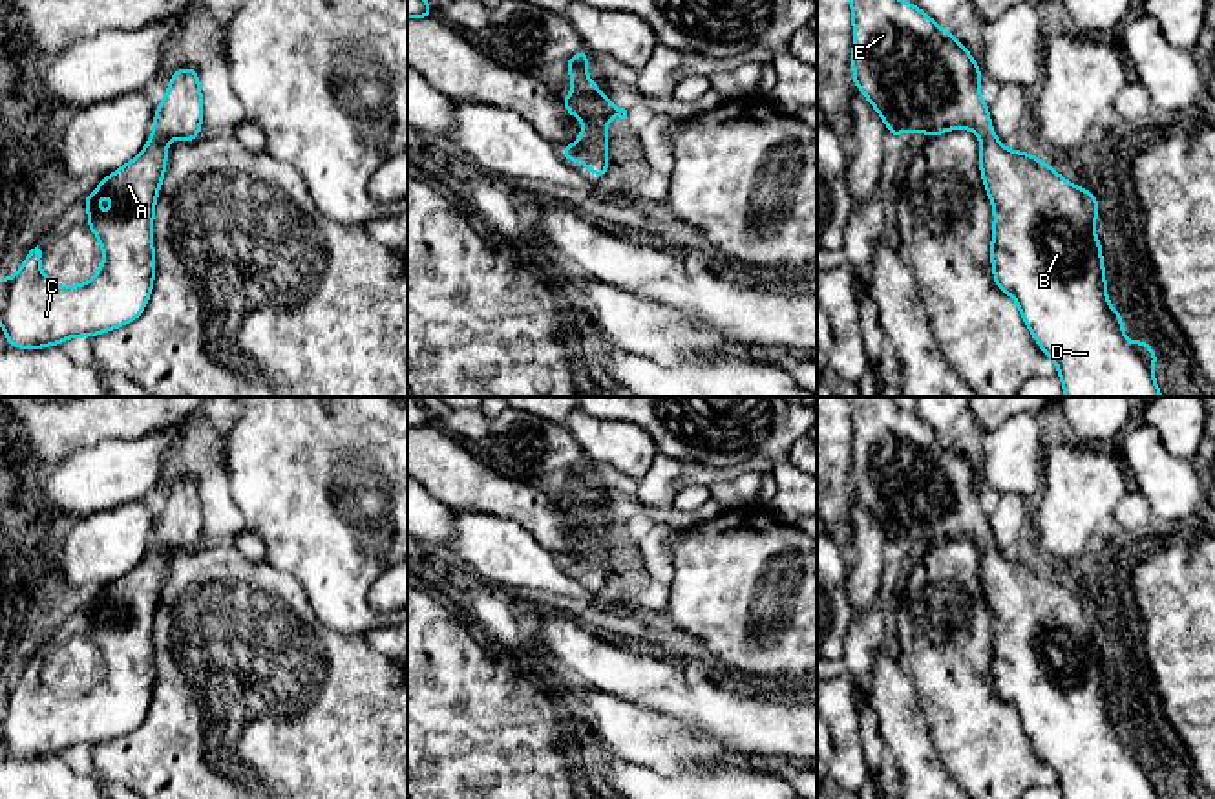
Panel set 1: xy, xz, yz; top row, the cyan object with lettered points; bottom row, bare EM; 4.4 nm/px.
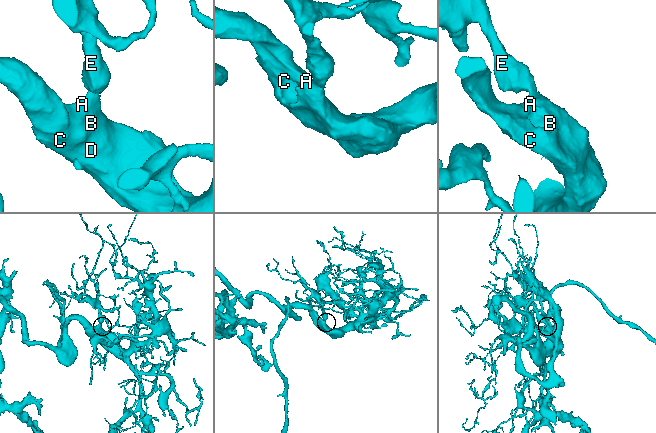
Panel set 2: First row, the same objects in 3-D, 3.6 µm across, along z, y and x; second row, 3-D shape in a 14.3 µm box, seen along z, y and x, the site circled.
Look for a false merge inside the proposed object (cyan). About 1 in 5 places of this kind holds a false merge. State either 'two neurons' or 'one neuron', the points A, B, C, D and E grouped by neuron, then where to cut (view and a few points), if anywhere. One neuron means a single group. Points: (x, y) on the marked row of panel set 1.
one neuron; A B C D E; no cut

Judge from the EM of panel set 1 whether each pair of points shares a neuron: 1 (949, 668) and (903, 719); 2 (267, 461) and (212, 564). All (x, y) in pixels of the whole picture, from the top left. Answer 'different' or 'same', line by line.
1: different
2: different

